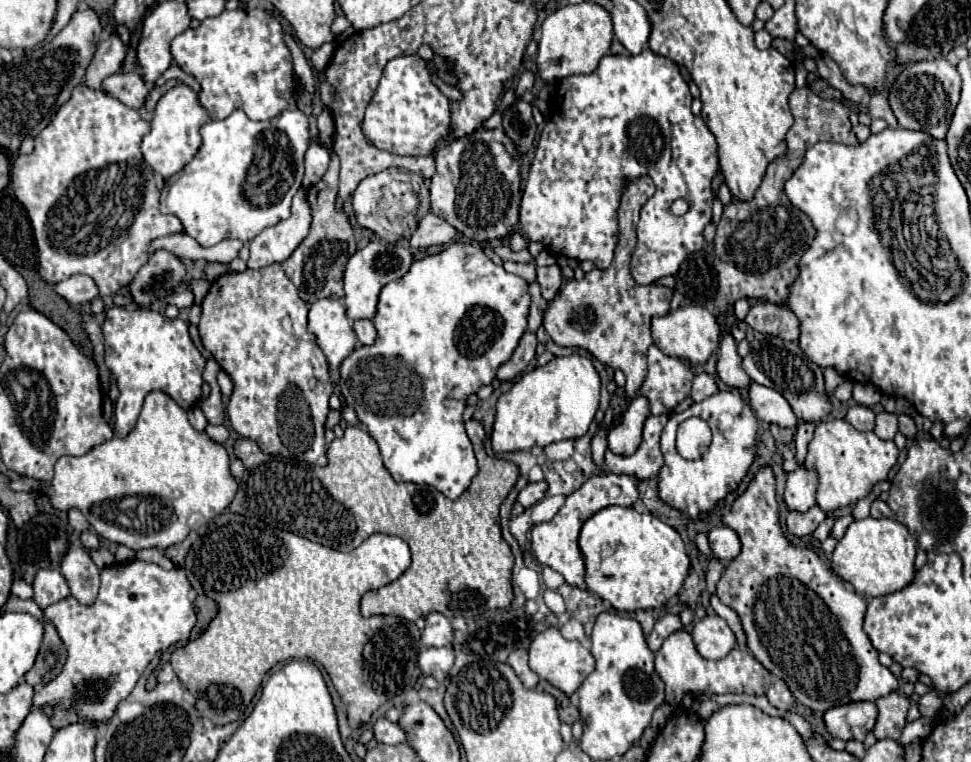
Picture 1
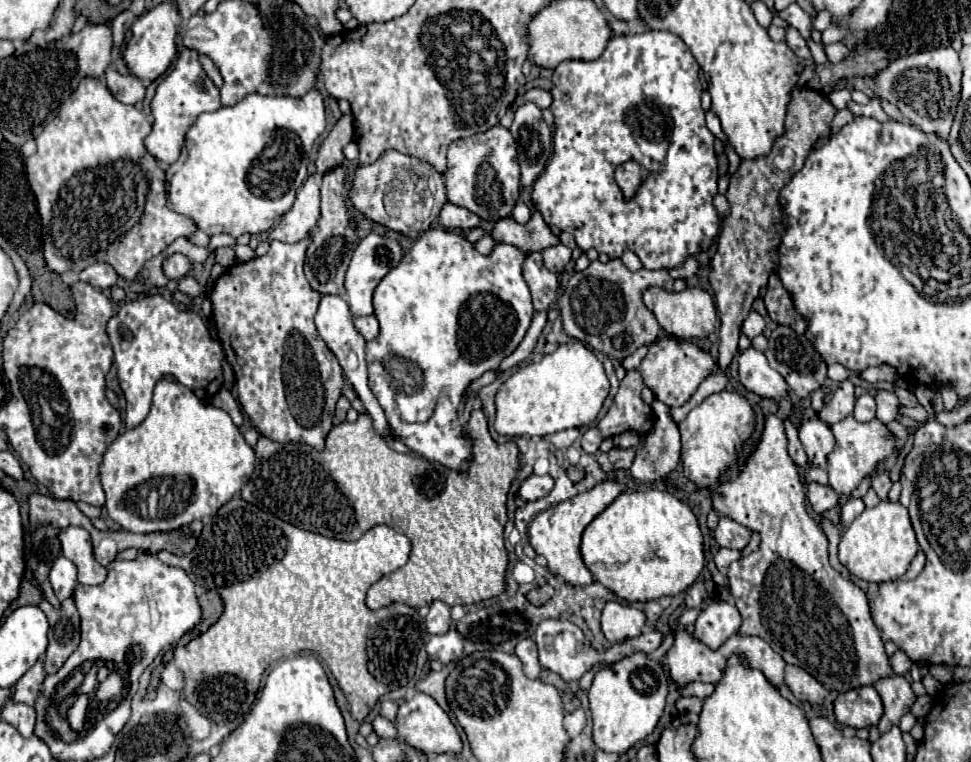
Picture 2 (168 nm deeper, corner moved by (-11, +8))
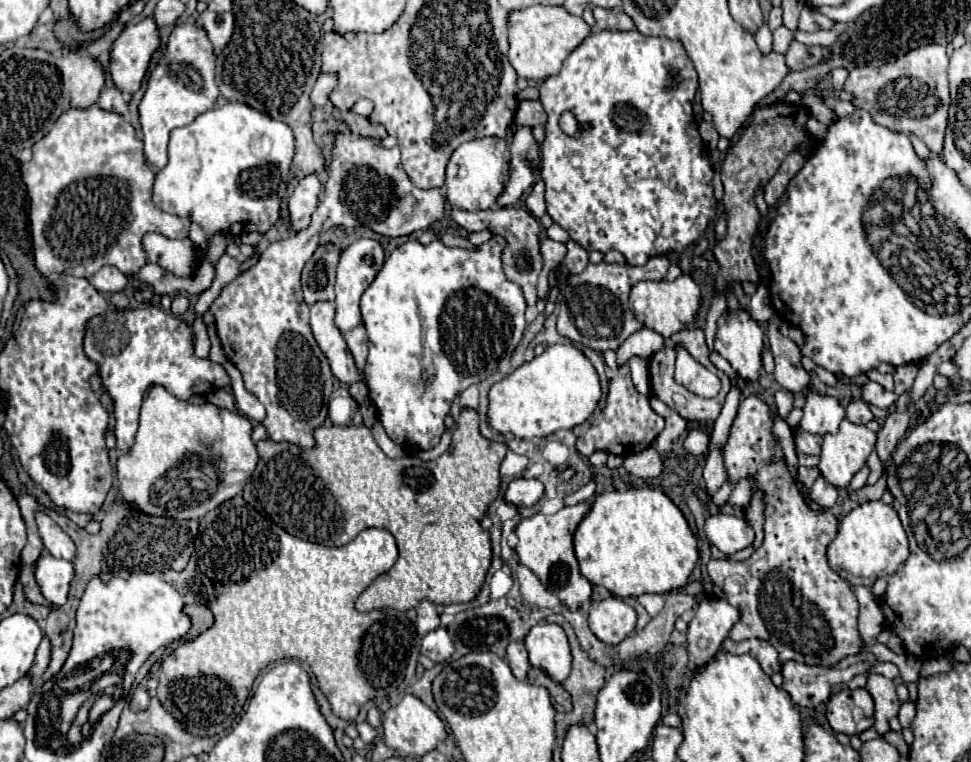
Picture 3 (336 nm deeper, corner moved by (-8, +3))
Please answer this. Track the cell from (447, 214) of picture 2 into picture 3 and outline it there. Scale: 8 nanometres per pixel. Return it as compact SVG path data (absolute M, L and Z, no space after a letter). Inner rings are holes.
M502 207L502 209L486 209L486 211L464 211L464 209L454 209L452 211L454 221L466 229L466 231L482 231L488 229L494 235L502 235L506 239L506 251L502 253L502 265L504 265L504 273L506 279L520 285L524 291L524 297L528 301L528 305L536 303L536 285L538 285L538 275L542 273L544 267L544 259L540 253L540 241L538 241L538 233L540 233L540 223L538 219L522 209L522 207Z

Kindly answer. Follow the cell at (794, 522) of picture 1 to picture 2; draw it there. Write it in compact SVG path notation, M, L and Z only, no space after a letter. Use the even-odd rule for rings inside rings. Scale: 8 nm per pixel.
M809 484L809 488L807 488L807 500L809 500L809 504L811 504L811 508L813 508L815 514L823 514L823 512L831 510L837 504L839 496L833 492L831 486Z

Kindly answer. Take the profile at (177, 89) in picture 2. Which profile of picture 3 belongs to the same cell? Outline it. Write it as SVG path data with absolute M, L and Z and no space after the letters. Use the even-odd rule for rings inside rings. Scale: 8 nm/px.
M178 23L166 43L166 49L148 77L146 93L138 105L140 127L144 135L146 161L162 169L168 163L168 133L174 127L192 123L200 113L210 111L218 99L218 87L214 81L214 49L202 25Z

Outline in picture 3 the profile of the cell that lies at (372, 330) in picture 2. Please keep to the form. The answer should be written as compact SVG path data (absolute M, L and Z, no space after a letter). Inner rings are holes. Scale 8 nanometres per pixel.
M358 325L352 331L348 331L344 335L344 339L348 343L348 349L350 349L354 361L356 361L358 371L364 373L364 365L366 365L366 357L368 357L368 335L366 335L364 325Z

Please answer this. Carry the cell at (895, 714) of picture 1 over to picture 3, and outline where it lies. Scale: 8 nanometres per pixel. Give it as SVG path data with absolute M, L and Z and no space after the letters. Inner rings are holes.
M870 673L866 681L866 689L874 699L874 729L878 733L888 733L888 721L890 717L898 715L900 701L896 697L896 687L892 679L886 679L884 675Z

